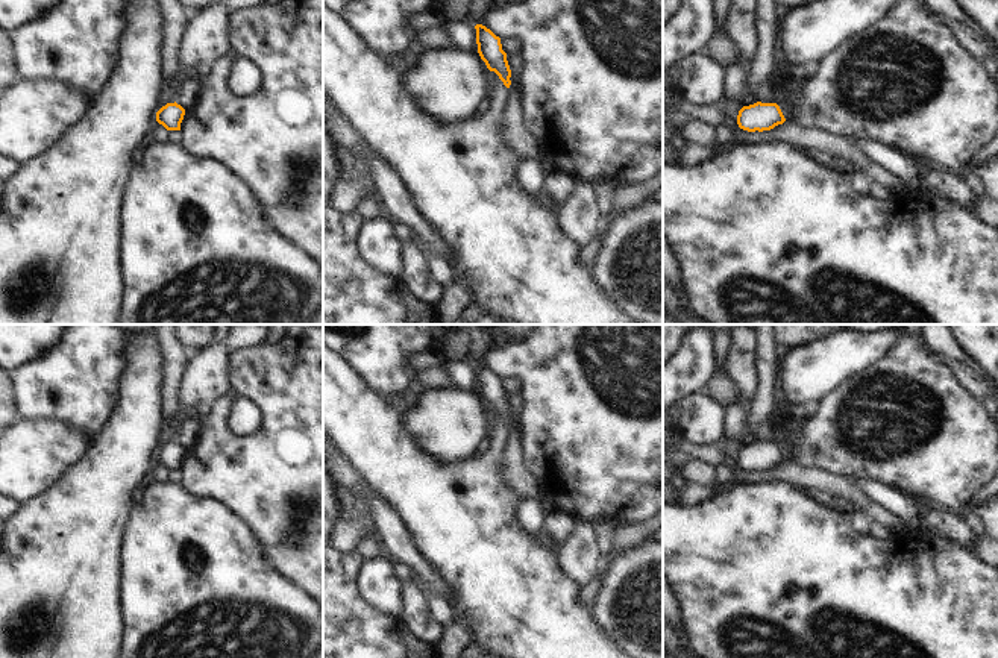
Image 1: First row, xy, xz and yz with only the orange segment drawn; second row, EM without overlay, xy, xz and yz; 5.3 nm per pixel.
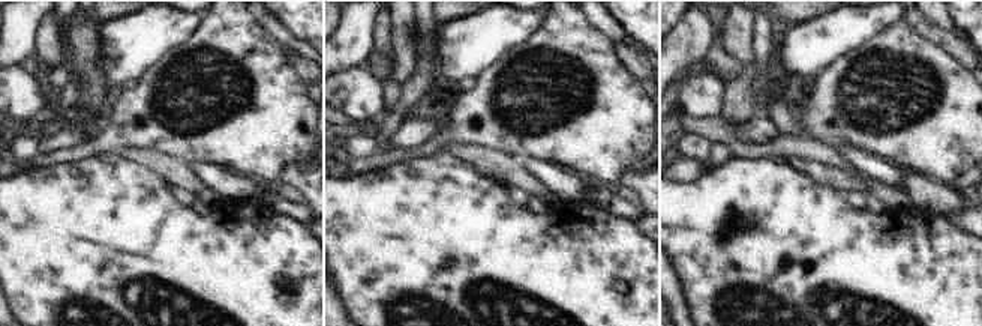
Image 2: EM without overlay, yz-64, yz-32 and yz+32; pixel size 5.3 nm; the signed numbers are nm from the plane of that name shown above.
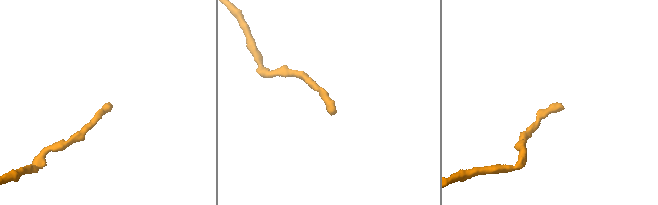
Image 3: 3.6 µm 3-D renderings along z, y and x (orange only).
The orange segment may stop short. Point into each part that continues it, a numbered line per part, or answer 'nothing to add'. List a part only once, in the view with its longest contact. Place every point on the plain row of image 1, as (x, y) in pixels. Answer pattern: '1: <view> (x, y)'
nothing to add

